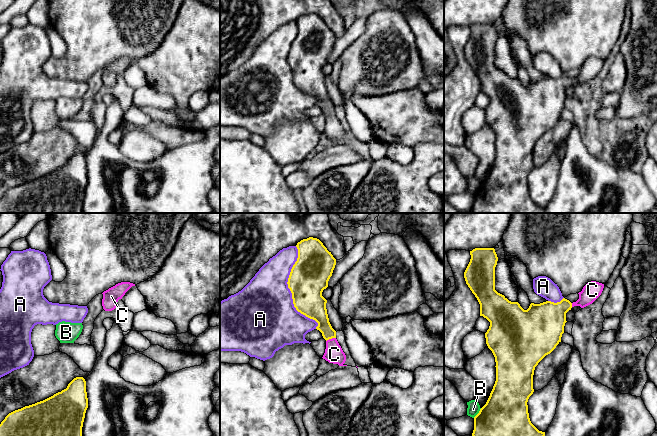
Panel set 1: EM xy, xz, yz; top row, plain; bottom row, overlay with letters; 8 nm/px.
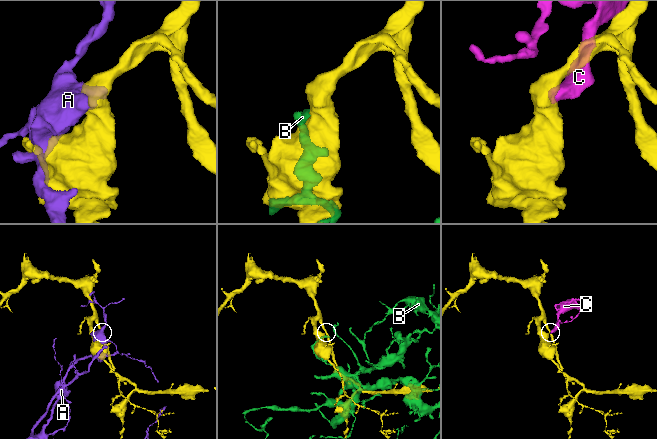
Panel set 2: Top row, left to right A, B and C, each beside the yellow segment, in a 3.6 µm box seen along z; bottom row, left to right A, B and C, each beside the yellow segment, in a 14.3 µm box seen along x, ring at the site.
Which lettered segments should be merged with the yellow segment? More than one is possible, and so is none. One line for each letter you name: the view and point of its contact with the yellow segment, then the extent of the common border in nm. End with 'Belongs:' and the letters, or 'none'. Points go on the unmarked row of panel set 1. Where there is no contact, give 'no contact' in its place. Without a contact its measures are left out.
C: xz (330, 114) | 90 nm
Belongs: C

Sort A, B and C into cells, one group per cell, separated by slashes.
A / B / C

